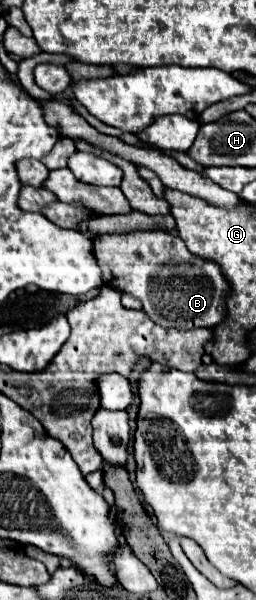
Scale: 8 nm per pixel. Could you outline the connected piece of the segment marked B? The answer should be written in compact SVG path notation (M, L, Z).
M168 232L102 234L92 240L94 258L108 288L126 292L142 302L150 320L164 328L216 328L226 318L226 300L232 286L214 260L190 254L182 238Z

